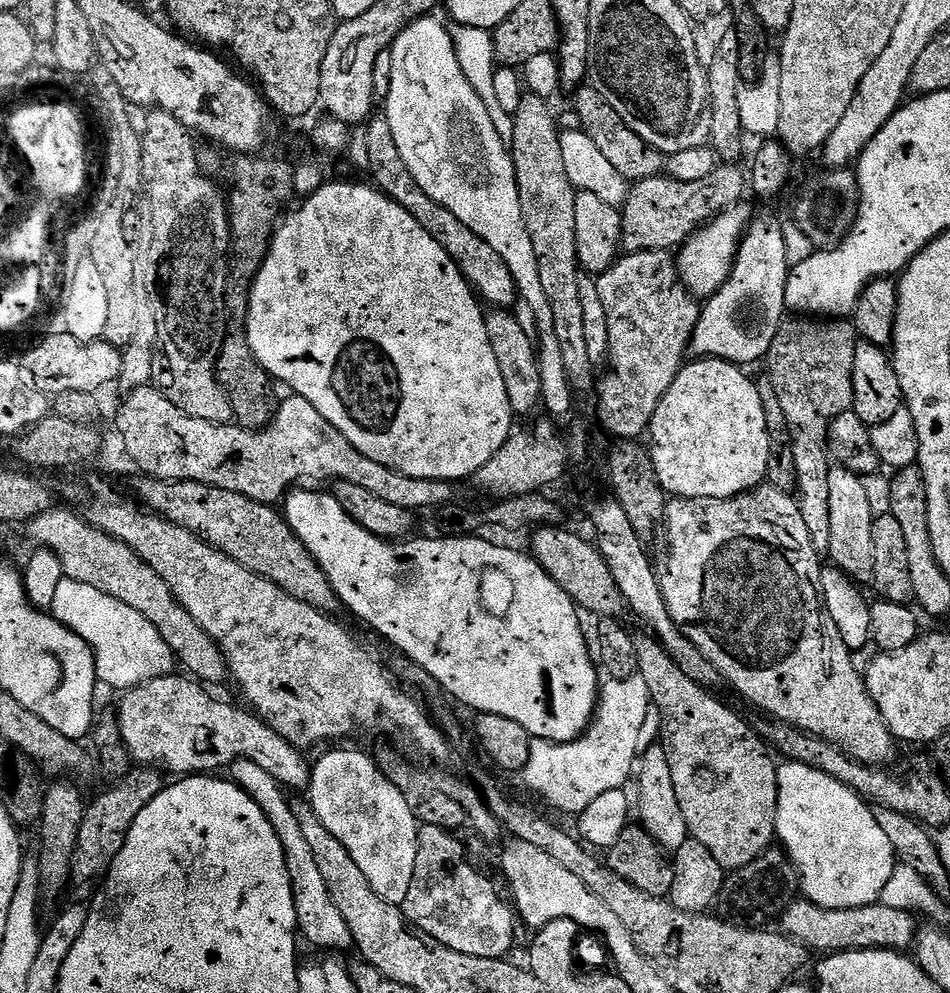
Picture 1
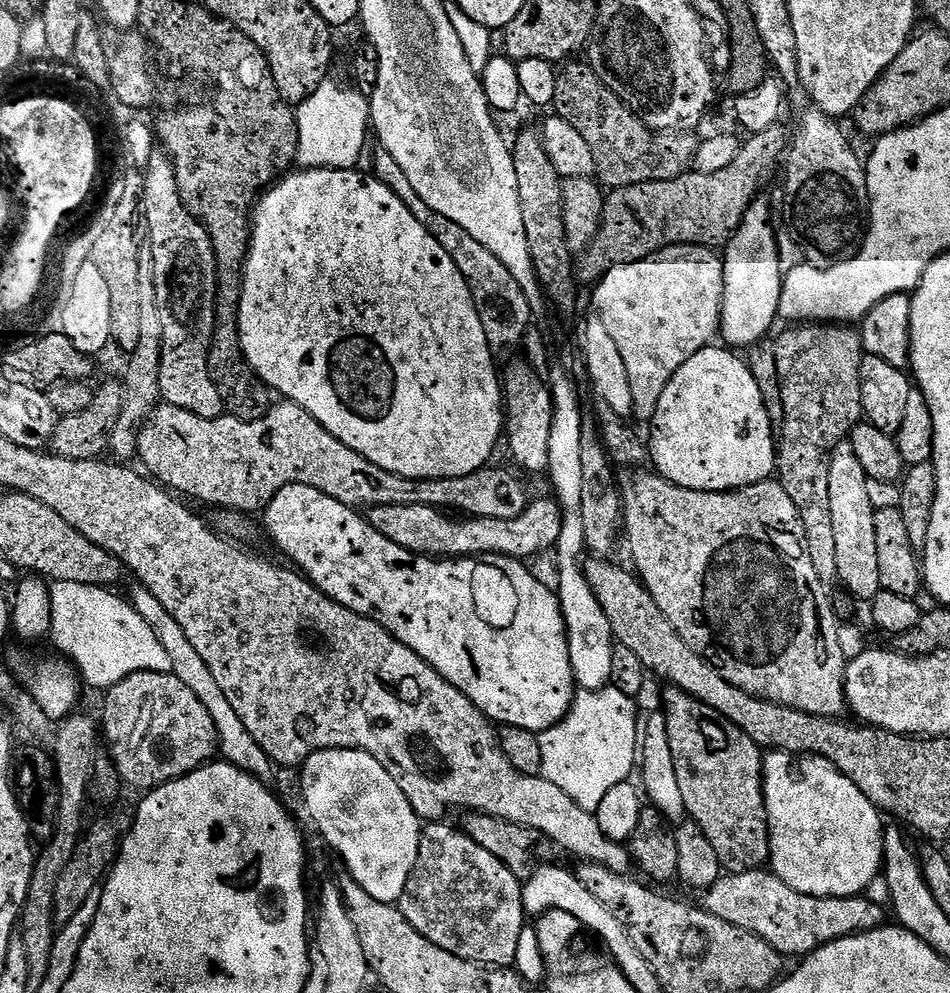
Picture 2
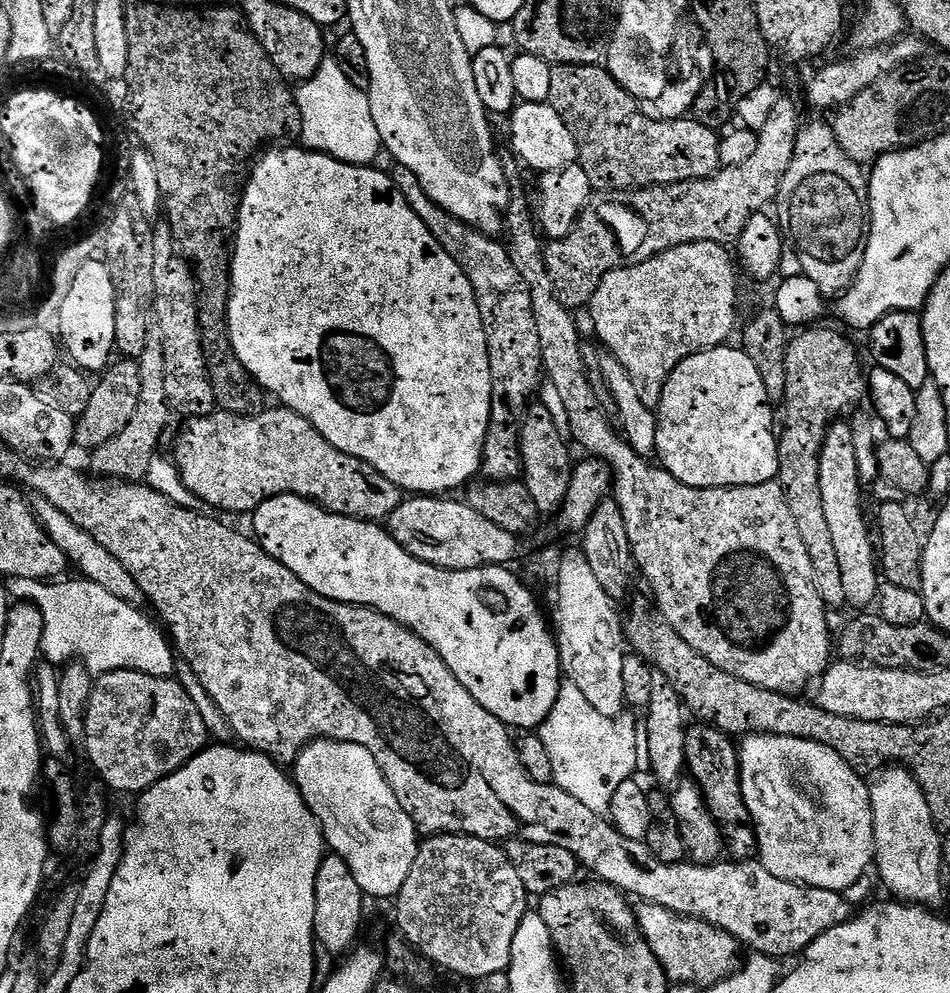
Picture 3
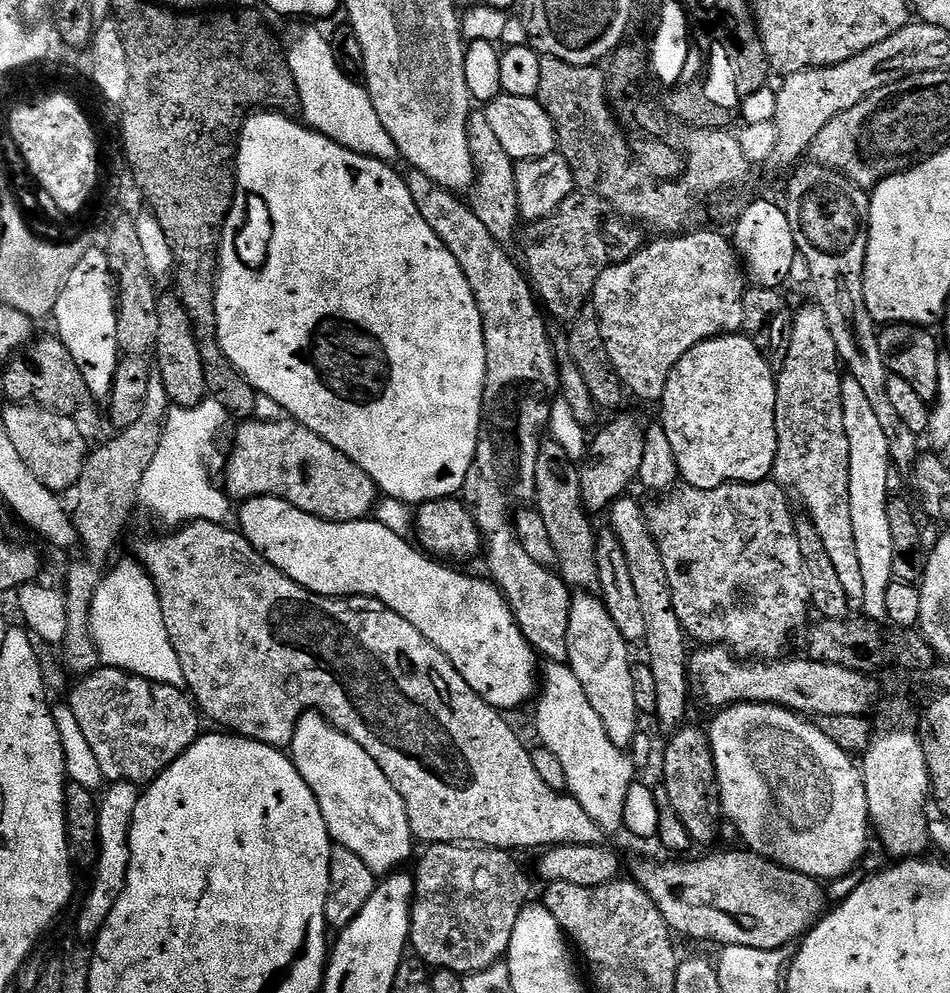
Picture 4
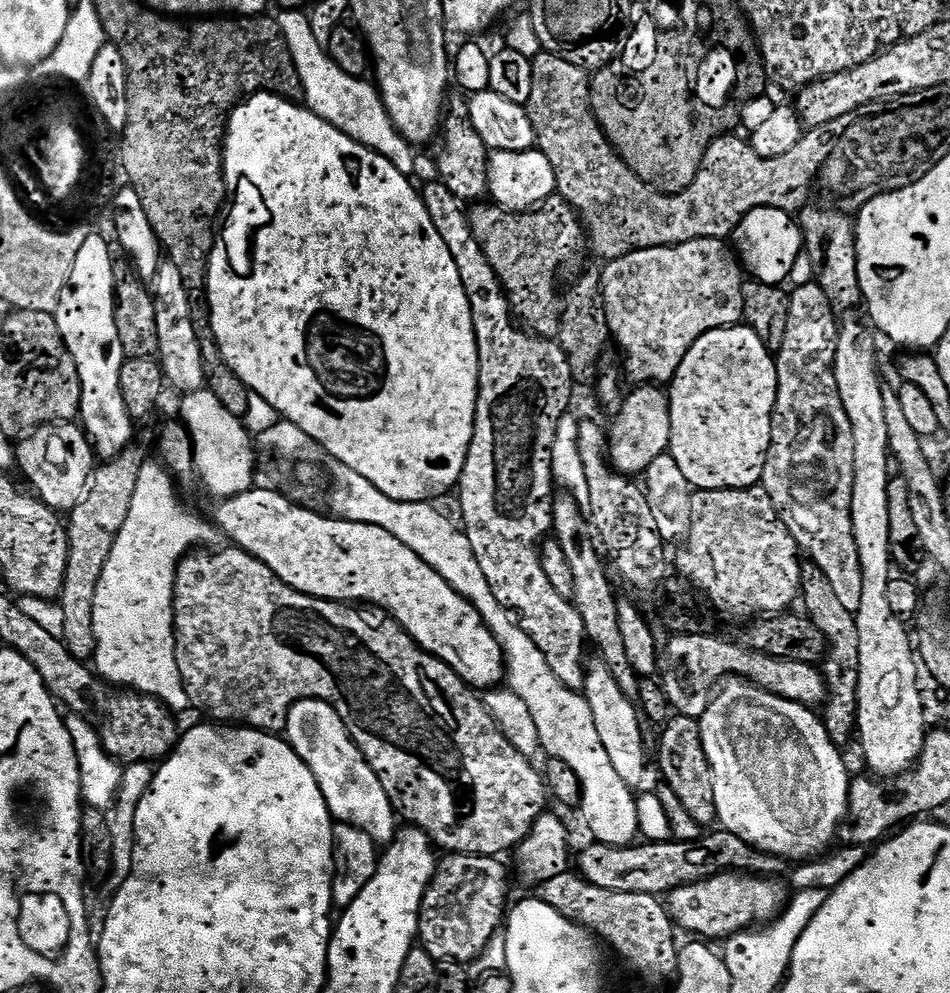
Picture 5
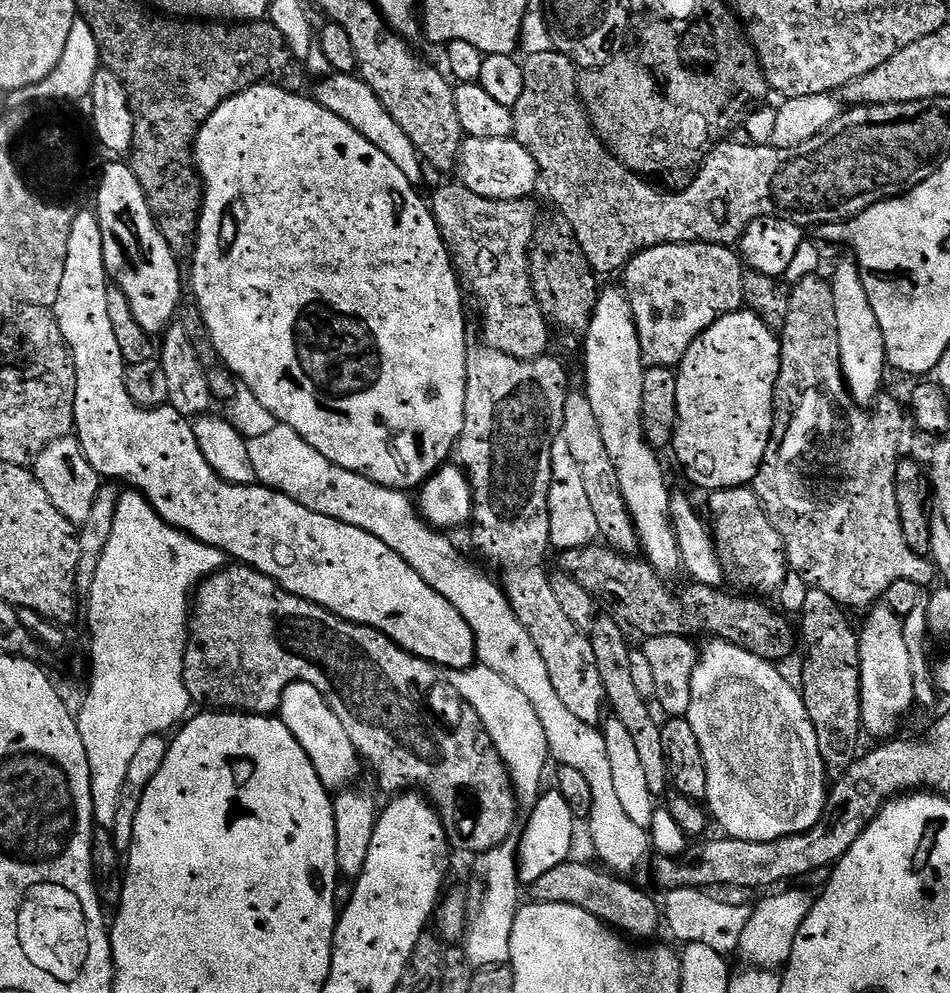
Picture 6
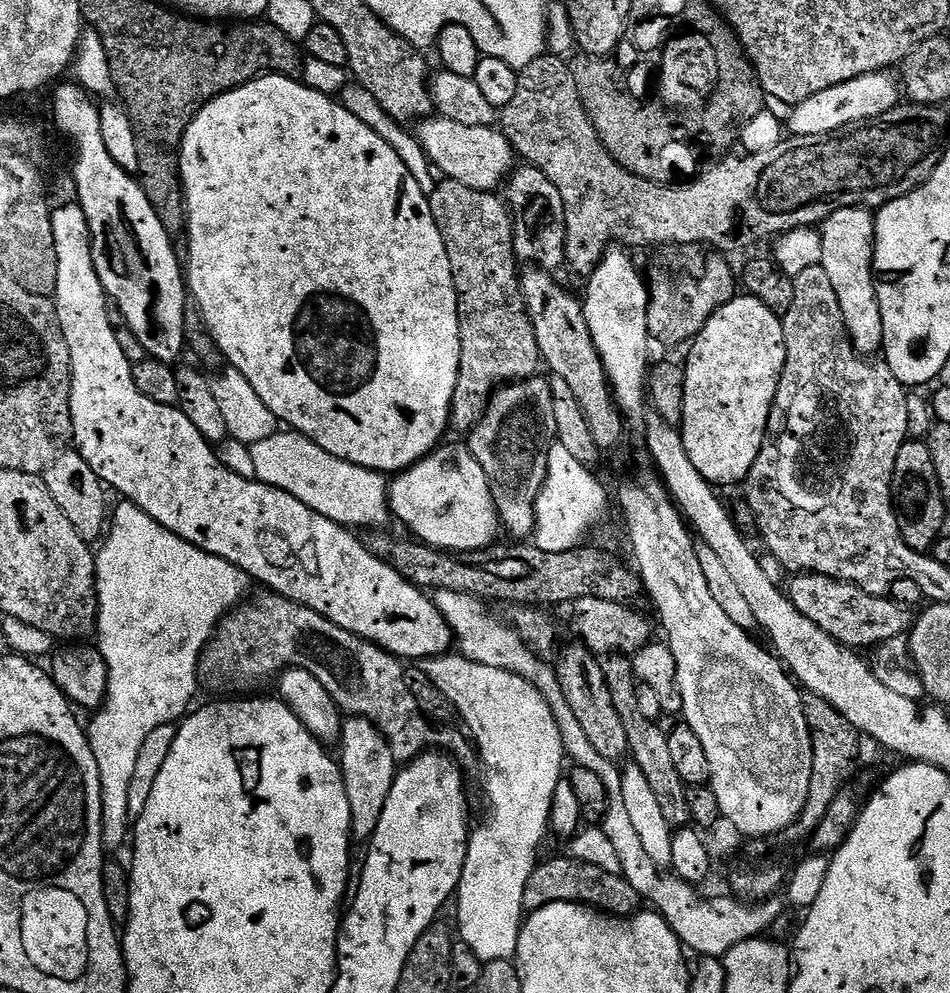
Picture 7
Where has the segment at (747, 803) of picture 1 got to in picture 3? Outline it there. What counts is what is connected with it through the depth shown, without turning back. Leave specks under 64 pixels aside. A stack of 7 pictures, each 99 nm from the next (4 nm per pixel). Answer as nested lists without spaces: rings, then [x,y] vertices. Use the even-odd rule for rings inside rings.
[[[691,725],[686,733],[685,763],[691,779],[702,789],[713,818],[721,825],[724,845],[736,862],[751,861],[759,851],[752,816],[741,796],[740,758],[735,741],[727,733],[708,725]]]

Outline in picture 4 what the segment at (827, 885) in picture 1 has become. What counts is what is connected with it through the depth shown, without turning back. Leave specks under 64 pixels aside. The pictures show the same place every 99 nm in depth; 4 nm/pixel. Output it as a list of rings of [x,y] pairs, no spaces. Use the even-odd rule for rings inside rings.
[[[733,704],[727,708],[719,709],[715,713],[712,725],[707,725],[708,744],[712,748],[712,757],[716,767],[716,781],[720,787],[720,806],[723,815],[740,831],[740,836],[745,840],[751,851],[759,856],[772,860],[781,868],[789,868],[798,874],[806,874],[817,882],[824,880],[836,880],[844,876],[864,856],[868,848],[868,836],[870,840],[870,821],[868,819],[868,803],[866,802],[866,786],[861,769],[858,767],[849,753],[842,751],[826,734],[822,734],[820,728],[806,719],[803,715],[791,712],[789,708],[779,708],[776,704]]]

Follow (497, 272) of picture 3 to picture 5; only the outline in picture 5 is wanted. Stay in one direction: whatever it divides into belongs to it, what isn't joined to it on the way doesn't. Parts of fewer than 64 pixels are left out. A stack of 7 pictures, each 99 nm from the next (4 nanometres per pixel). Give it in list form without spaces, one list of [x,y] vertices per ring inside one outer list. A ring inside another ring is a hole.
[[[443,182],[435,183],[422,188],[426,214],[430,214],[430,222],[434,222],[442,242],[446,242],[450,249],[450,255],[454,257],[458,274],[462,278],[462,286],[466,290],[466,298],[470,298],[480,363],[474,438],[470,442],[466,466],[462,466],[458,485],[459,519],[464,533],[470,538],[474,558],[478,558],[478,566],[482,566],[482,574],[486,574],[490,590],[494,590],[494,598],[498,598],[498,602],[508,608],[523,632],[530,634],[534,646],[542,650],[542,658],[546,658],[546,663],[550,670],[554,670],[558,680],[567,688],[580,690],[583,689],[586,673],[586,637],[582,614],[578,614],[571,600],[562,598],[562,594],[550,586],[550,578],[546,578],[546,570],[542,570],[540,561],[540,546],[552,532],[552,451],[555,434],[558,433],[559,422],[572,408],[574,383],[570,364],[556,340],[545,340],[535,335],[514,319],[508,295],[500,285],[498,274],[494,274],[494,266],[490,266],[486,254],[482,254],[482,246],[478,246],[478,238],[474,238],[465,201],[458,199]]]

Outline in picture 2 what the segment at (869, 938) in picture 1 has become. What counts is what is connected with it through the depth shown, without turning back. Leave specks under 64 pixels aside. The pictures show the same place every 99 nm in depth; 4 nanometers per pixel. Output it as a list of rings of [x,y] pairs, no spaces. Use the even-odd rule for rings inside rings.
[[[768,870],[721,875],[720,880],[714,882],[714,886],[707,888],[703,896],[702,906],[707,912],[714,914],[714,918],[722,918],[722,922],[730,922],[730,926],[750,930],[750,934],[754,934],[770,946],[774,946],[774,950],[784,958],[788,958],[788,956],[803,958],[809,952],[817,952],[818,949],[830,942],[869,932],[885,923],[883,912],[885,909],[869,900],[867,895],[834,898],[833,896],[798,894],[798,890],[790,890],[790,886],[786,886],[786,882],[782,882]]]

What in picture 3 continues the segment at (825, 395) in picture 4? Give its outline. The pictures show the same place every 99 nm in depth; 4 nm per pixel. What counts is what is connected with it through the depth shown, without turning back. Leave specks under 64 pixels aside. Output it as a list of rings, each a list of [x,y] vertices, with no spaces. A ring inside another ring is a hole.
[[[837,422],[828,429],[820,451],[820,485],[822,486],[822,510],[826,510],[826,523],[830,525],[830,538],[834,538],[834,550],[838,553],[838,566],[842,570],[842,591],[846,593],[845,605],[852,610],[868,610],[875,605],[876,591],[882,583],[878,571],[878,552],[870,524],[864,521],[864,504],[860,501],[862,481],[858,474],[858,460],[854,458],[854,434],[851,423]]]

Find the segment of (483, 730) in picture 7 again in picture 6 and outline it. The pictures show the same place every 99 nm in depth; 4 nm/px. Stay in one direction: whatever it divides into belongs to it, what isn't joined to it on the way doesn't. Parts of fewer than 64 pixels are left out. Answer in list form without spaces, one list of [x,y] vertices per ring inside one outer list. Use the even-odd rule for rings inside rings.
[[[483,666],[449,671],[447,676],[453,690],[465,700],[463,703],[467,707],[475,710],[486,734],[490,734],[502,762],[508,768],[519,803],[534,805],[542,792],[540,783],[544,780],[544,763],[549,763],[550,753],[546,730],[542,730],[542,722],[530,704],[530,698],[502,678],[502,674],[494,674],[494,670]],[[510,838],[488,852],[479,853],[476,868],[484,879],[484,901],[480,904],[480,917],[471,921],[462,950],[468,956],[473,969],[498,968],[510,961],[510,938],[514,930],[514,918],[522,907],[522,885],[517,868],[517,841]]]

